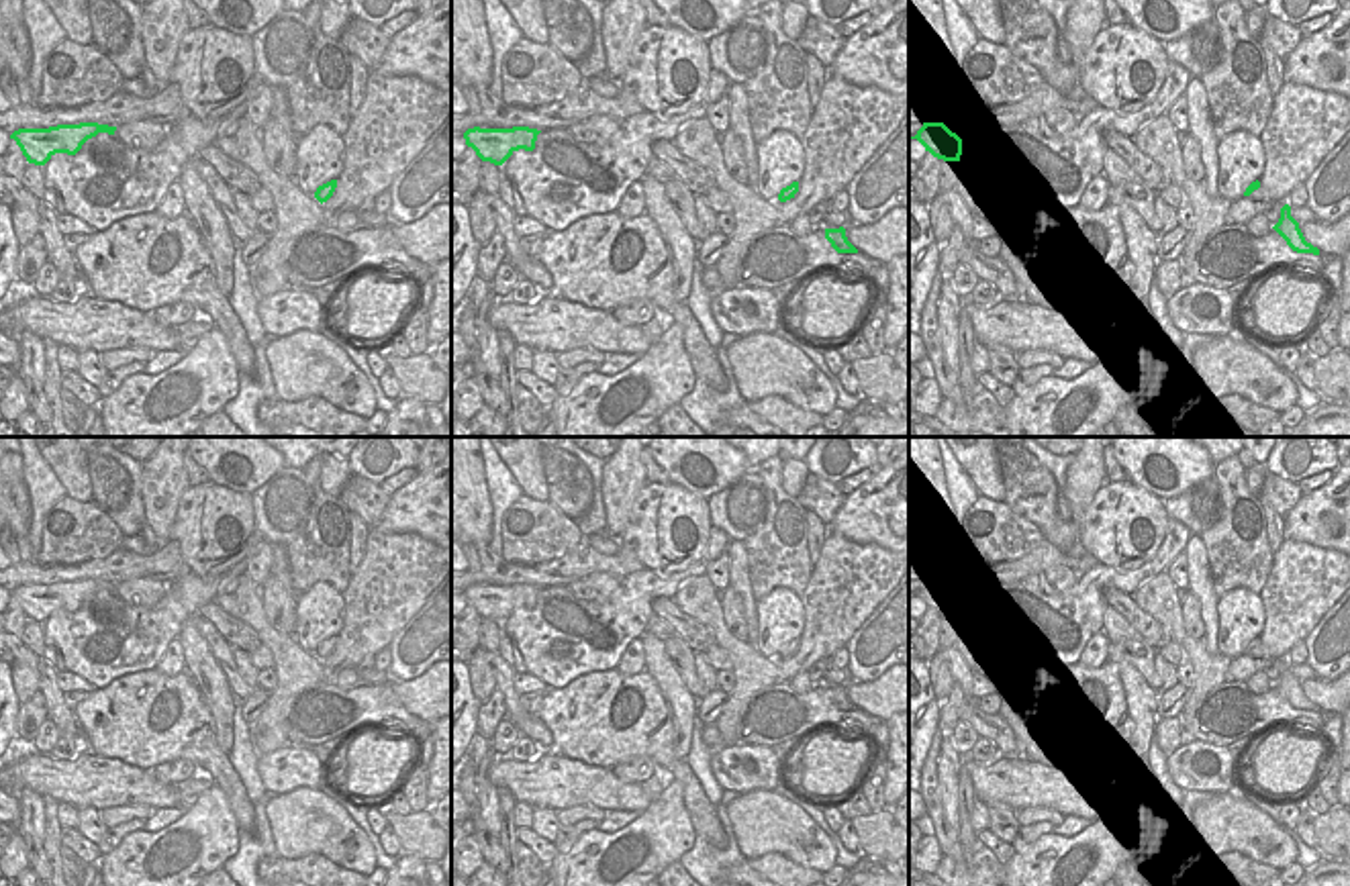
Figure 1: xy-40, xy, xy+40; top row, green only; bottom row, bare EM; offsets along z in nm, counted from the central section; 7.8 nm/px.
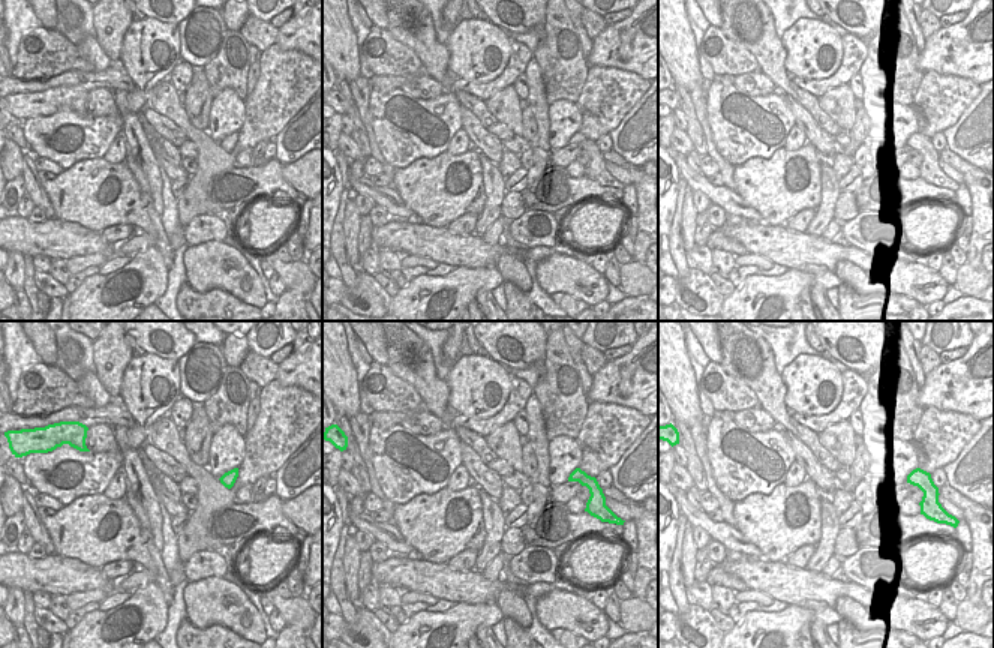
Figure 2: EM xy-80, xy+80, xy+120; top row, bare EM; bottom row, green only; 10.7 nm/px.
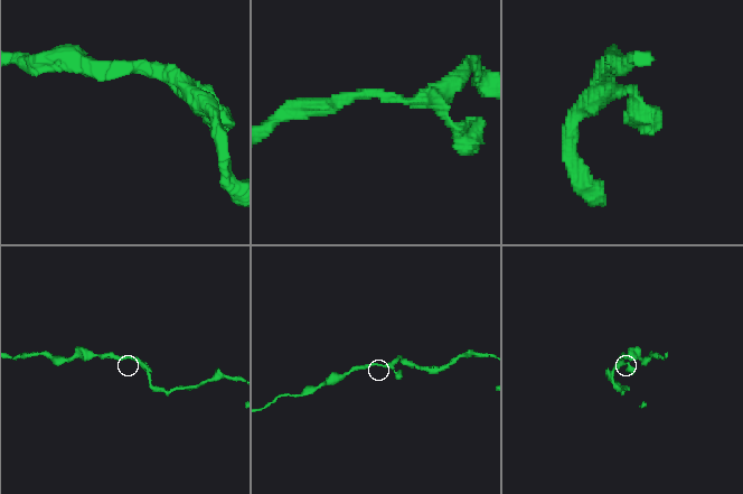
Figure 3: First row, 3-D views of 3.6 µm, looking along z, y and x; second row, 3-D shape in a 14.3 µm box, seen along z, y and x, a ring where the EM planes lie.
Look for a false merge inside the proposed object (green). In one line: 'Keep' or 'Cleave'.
Keep.

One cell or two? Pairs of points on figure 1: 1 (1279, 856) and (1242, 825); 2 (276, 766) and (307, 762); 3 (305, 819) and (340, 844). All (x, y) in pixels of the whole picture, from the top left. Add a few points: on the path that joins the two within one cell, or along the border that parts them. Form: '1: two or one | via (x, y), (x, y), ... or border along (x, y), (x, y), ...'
1: one | via (1271, 848), (1250, 831)
2: one | via (284, 770), (299, 766)
3: one | via (313, 823), (331, 835)

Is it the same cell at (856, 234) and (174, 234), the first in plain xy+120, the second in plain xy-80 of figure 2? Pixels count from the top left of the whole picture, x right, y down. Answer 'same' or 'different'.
different

